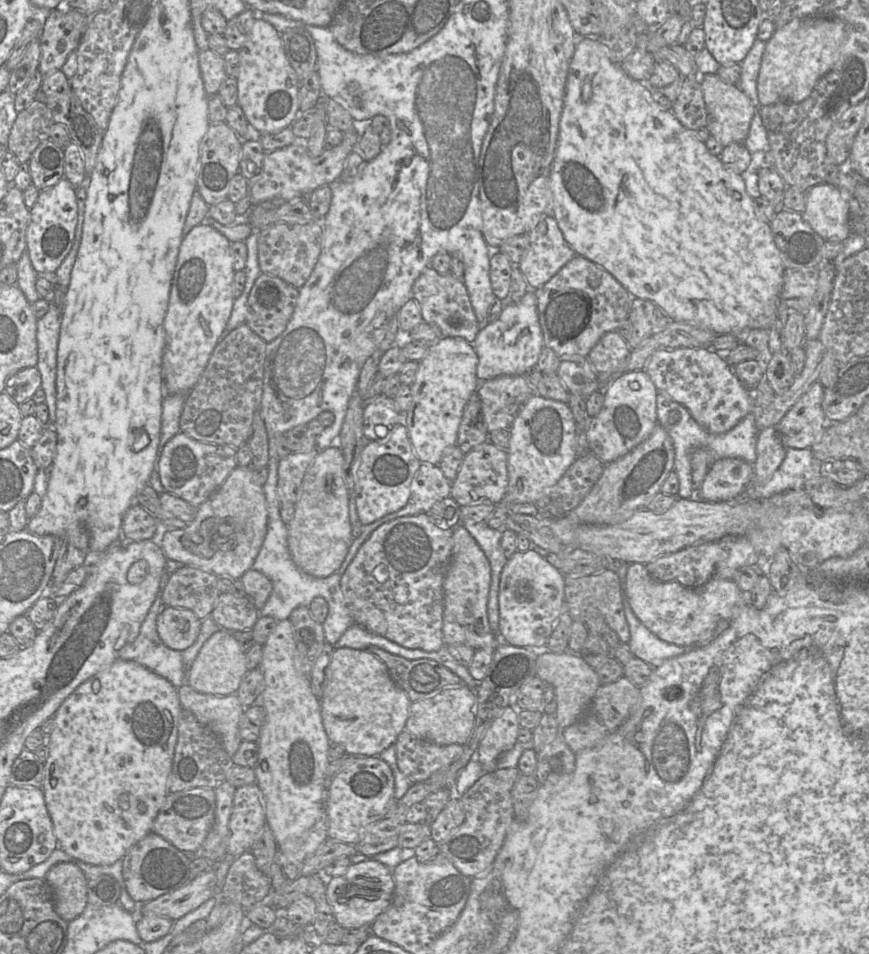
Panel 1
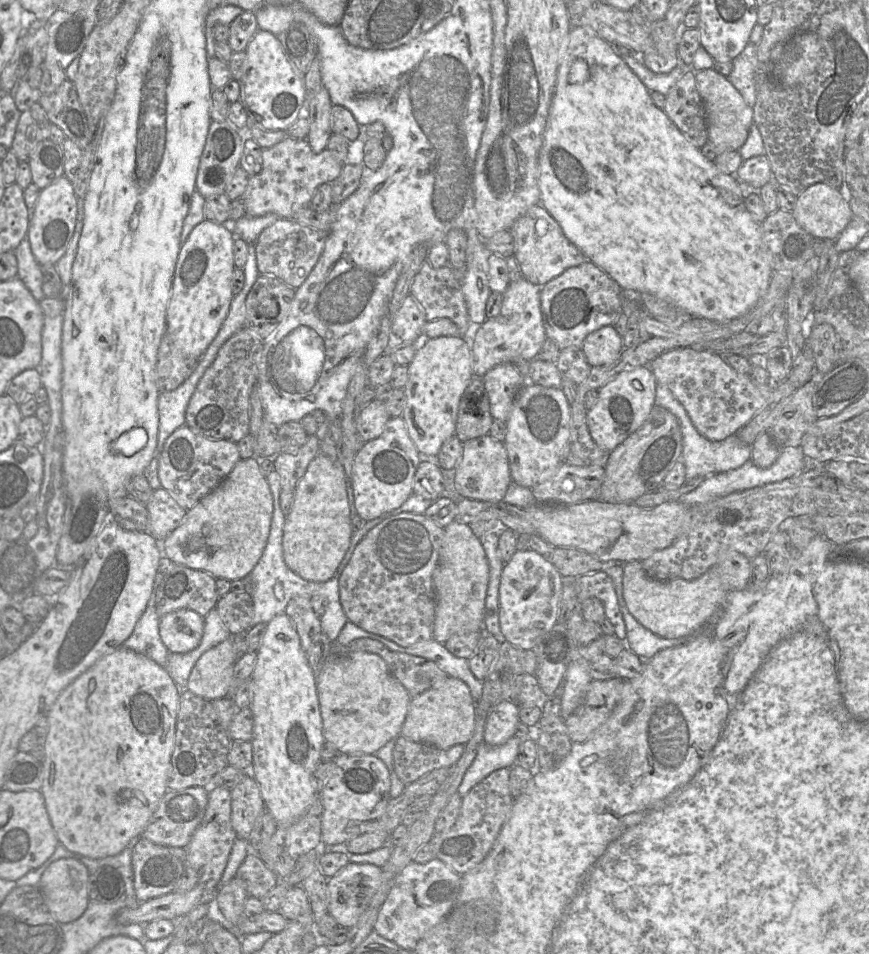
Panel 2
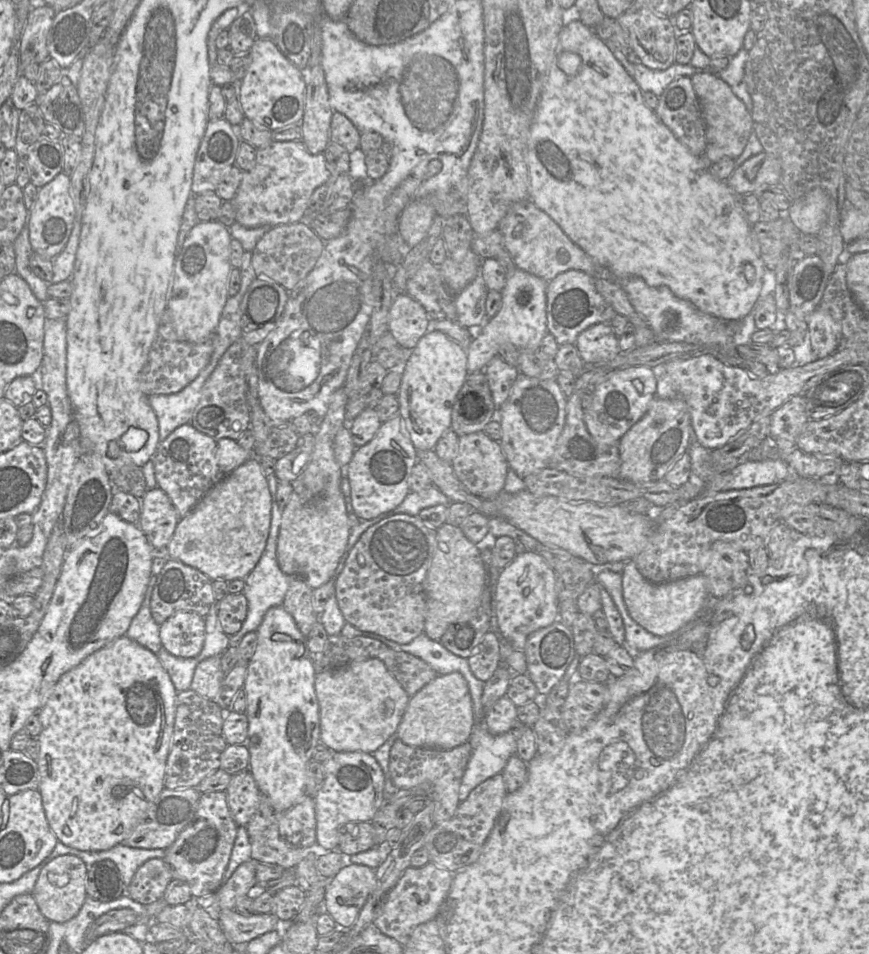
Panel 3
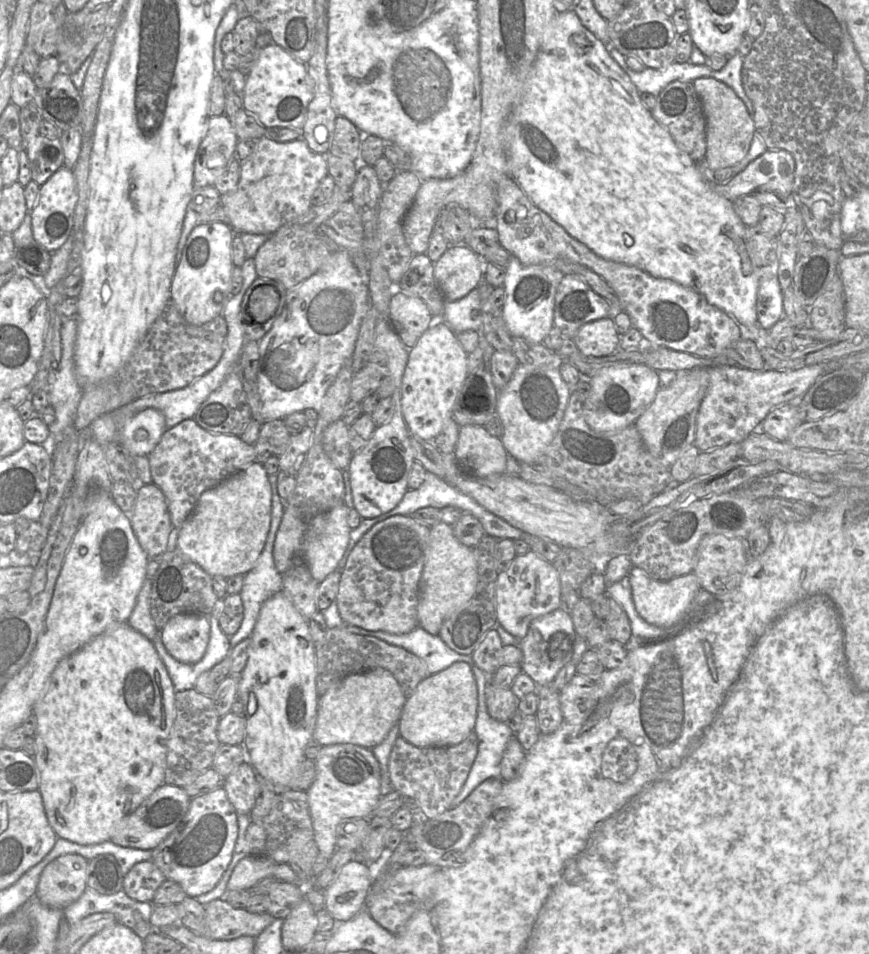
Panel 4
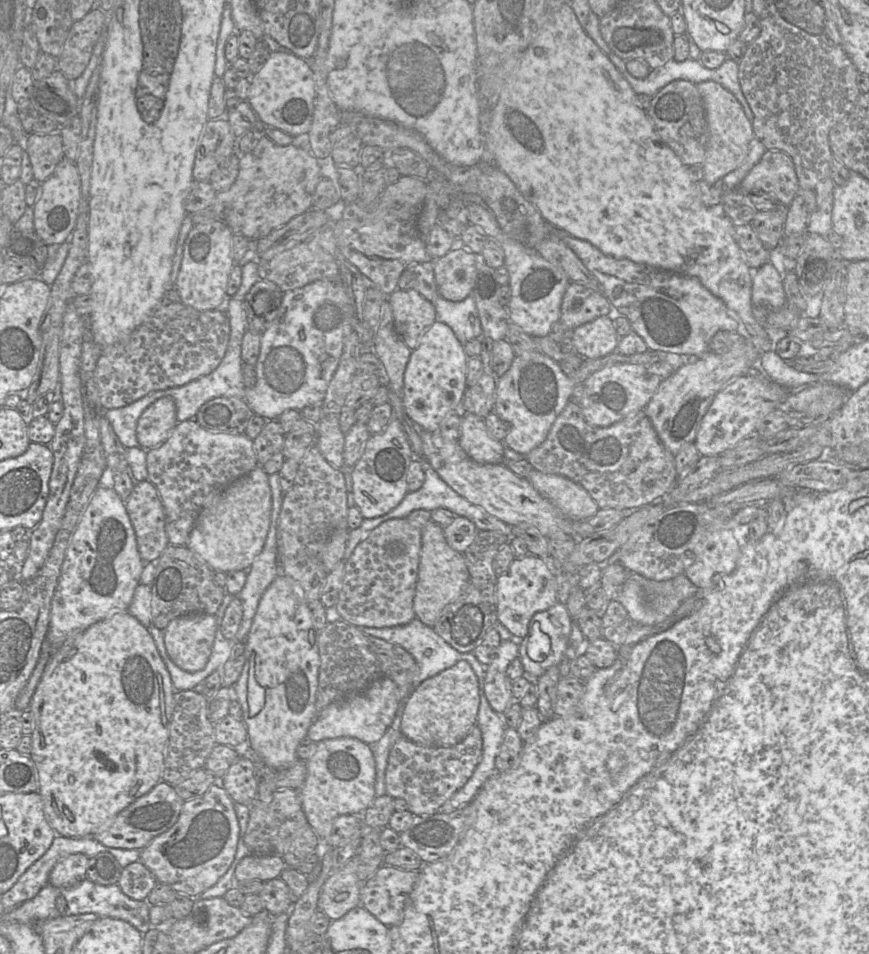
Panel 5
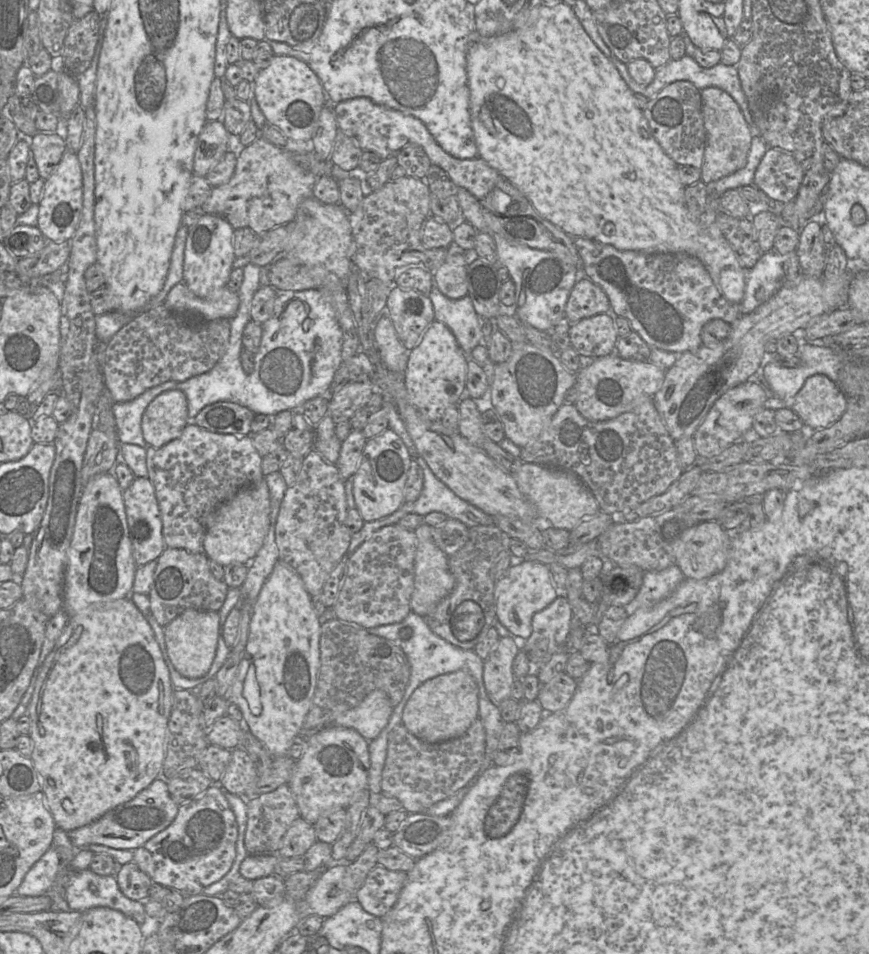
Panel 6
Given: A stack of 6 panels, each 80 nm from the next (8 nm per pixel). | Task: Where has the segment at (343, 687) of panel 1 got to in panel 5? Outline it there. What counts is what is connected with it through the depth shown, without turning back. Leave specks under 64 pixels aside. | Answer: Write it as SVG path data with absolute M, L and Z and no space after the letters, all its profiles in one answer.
M387 678L373 681L363 692L343 701L336 701L324 708L307 731L307 738L314 742L326 739L350 737L368 745L379 741L391 725L400 701L397 699L397 686Z

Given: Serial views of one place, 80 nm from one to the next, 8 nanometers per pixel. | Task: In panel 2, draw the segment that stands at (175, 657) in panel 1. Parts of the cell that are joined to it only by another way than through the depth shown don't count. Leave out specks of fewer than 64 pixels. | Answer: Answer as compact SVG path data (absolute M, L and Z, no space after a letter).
M152 589L145 611L137 621L132 634L124 642L123 647L141 654L165 668L169 651L159 634L160 618L155 607L156 592L157 589Z

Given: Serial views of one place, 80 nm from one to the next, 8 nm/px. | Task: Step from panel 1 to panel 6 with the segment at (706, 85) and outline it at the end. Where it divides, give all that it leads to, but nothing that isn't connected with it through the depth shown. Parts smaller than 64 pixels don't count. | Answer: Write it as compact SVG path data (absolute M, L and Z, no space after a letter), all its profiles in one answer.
M707 87L701 90L702 115L706 130L706 148L701 167L701 181L717 181L742 169L751 147L753 132L746 123L737 102L724 90Z

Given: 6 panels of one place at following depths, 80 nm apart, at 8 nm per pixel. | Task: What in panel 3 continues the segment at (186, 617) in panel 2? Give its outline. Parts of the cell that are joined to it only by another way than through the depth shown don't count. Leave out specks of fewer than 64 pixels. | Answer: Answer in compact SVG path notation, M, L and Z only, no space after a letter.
M180 611L159 628L163 648L181 658L197 656L205 640L205 620L195 612Z

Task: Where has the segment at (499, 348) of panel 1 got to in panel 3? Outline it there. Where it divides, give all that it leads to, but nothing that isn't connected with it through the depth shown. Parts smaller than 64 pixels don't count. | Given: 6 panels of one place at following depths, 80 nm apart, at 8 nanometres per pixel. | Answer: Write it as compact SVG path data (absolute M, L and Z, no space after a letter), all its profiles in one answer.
M516 268L514 273L507 278L505 287L501 291L502 306L499 312L486 320L479 336L472 340L466 349L468 373L483 371L498 355L499 346L503 343L511 343L518 350L535 351L540 348L540 343L548 332L546 287L545 280Z

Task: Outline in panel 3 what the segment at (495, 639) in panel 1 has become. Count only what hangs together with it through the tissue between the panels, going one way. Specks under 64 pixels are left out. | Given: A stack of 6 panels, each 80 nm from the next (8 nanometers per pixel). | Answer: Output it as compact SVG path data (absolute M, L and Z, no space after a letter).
M444 523L437 529L436 547L424 581L424 633L430 639L439 641L449 625L471 617L480 604L485 585L487 573L477 545L465 537L460 527Z

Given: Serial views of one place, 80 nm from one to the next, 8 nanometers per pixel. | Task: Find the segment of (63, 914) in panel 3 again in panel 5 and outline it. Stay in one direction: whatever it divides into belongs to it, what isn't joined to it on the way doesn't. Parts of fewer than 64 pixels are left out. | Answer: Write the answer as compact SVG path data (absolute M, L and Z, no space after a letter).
M81 853L61 859L51 870L48 884L60 889L68 889L78 885L86 878L89 859L88 856Z

